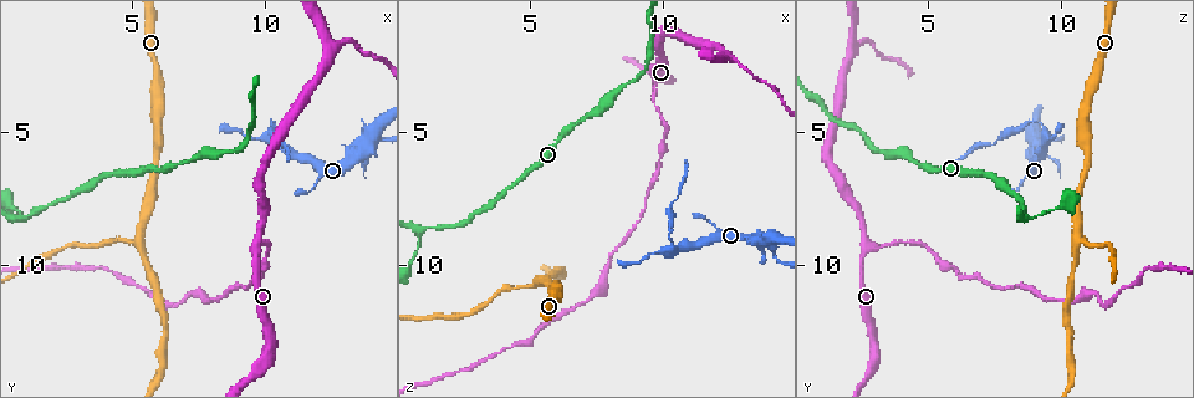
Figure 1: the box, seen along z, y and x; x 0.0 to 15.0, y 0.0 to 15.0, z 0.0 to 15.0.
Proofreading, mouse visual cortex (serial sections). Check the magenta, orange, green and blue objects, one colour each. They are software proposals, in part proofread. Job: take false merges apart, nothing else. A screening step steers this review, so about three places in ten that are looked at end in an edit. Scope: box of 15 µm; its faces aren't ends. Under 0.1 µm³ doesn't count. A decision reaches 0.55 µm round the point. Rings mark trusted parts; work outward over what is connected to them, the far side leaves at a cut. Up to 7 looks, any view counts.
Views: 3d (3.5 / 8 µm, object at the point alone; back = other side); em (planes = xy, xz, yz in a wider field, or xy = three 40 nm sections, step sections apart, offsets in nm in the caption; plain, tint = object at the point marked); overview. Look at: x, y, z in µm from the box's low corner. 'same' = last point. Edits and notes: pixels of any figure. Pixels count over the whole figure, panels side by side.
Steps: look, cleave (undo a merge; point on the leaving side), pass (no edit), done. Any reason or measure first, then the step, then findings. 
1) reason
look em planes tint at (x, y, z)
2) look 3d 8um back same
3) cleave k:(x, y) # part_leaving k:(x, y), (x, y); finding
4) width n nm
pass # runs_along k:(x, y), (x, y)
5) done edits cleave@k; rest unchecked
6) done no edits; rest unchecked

arms part here
look 3d 8um at (5.3, 9.1, 10.6)

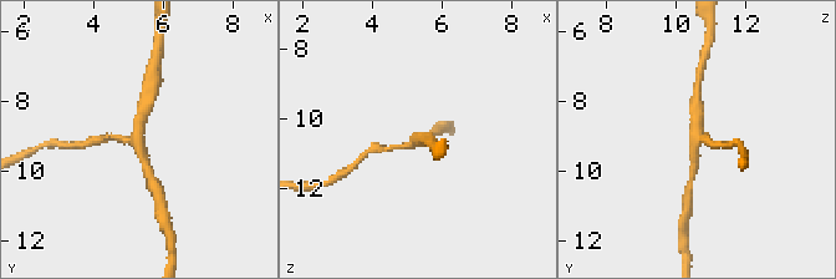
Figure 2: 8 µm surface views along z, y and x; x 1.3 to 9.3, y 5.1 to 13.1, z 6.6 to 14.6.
look 3d 3.5um at (5.3, 9.0, 10.6)

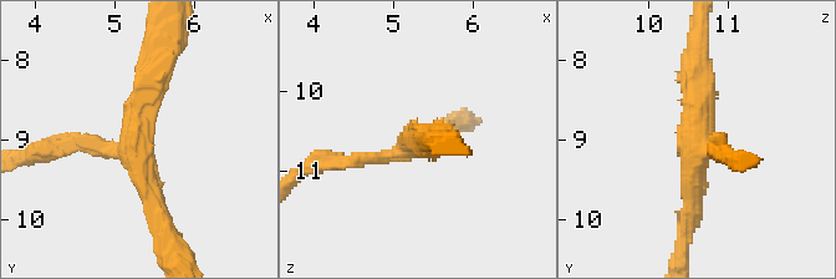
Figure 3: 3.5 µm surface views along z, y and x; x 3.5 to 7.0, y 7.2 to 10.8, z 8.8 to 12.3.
look em xy step 2 tint at (5.35, 9.00, 10.60)

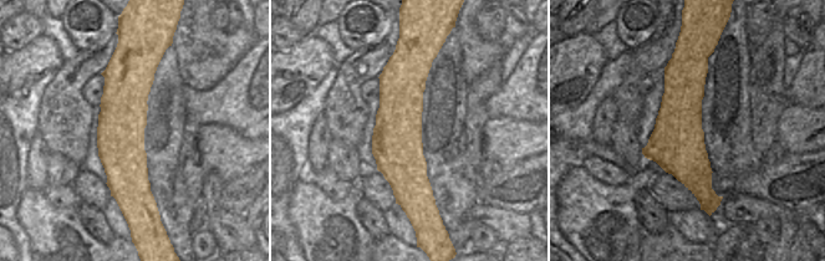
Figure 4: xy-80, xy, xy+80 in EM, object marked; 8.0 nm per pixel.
pass # one cell here

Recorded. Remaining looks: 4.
sharp bend
look 3d 3.5um at (10.4, 5.1, 9.4)

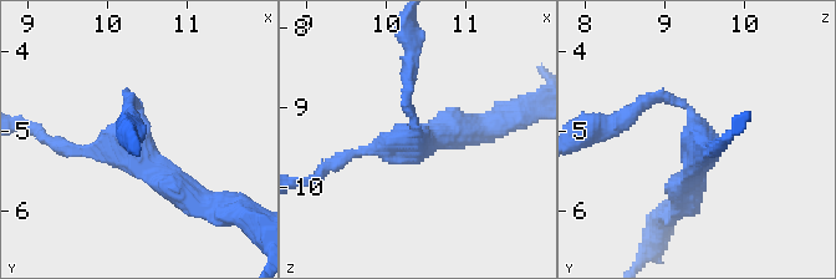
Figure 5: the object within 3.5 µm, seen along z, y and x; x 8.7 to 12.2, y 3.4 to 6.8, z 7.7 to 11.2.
look em xy step 5 tint at (10.35, 5.15, 9.40)

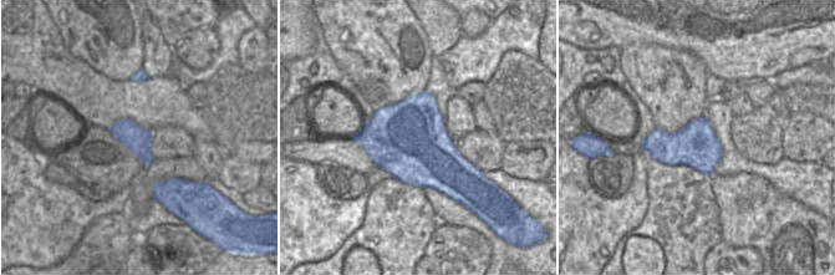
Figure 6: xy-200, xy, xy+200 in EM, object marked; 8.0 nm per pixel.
pass # runs_along 5:(195, 201), (138, 151), (131, 97); continuous, no second cell

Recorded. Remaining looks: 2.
done no edits; rest unchecked

